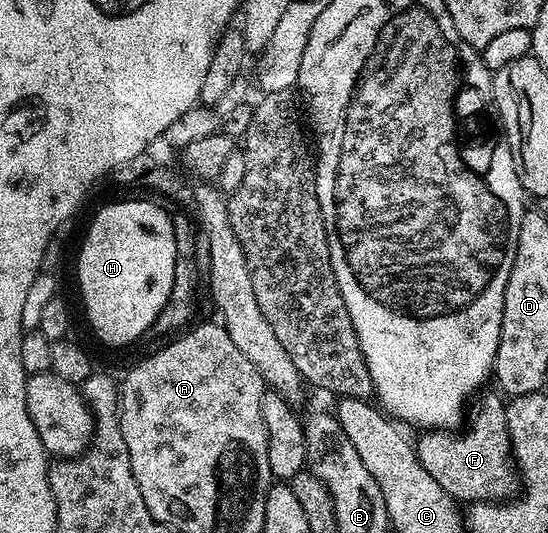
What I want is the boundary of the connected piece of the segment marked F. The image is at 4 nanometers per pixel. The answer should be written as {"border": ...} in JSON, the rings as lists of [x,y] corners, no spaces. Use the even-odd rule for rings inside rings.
{"border":[[[495,390],[486,392],[474,401],[469,423],[462,430],[427,430],[420,435],[423,436],[420,440],[414,441],[415,452],[425,470],[429,470],[437,484],[457,502],[507,502],[521,488],[511,455],[504,397]]]}

